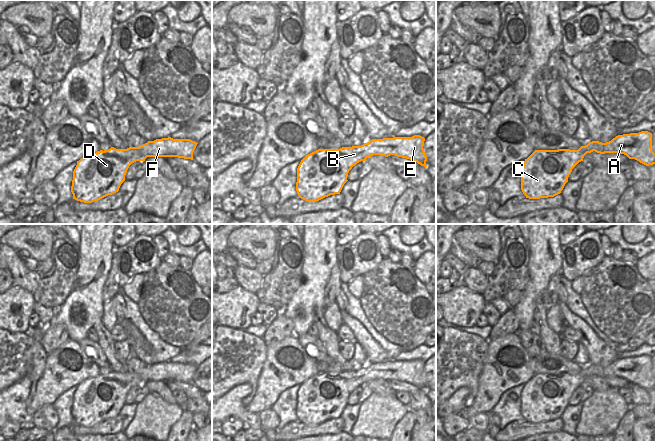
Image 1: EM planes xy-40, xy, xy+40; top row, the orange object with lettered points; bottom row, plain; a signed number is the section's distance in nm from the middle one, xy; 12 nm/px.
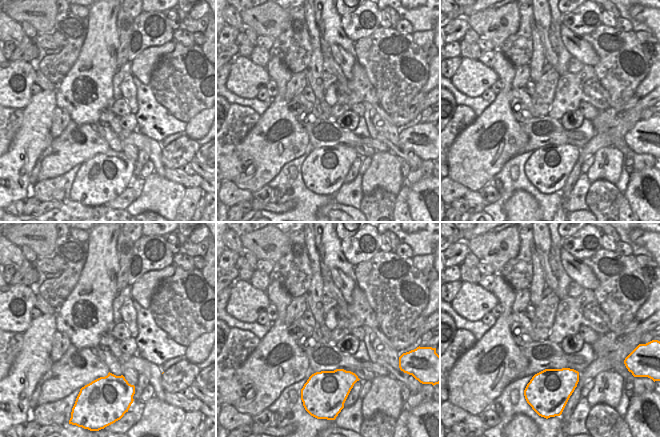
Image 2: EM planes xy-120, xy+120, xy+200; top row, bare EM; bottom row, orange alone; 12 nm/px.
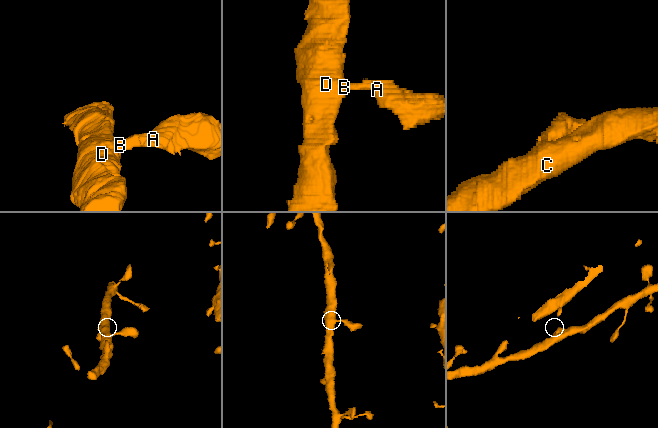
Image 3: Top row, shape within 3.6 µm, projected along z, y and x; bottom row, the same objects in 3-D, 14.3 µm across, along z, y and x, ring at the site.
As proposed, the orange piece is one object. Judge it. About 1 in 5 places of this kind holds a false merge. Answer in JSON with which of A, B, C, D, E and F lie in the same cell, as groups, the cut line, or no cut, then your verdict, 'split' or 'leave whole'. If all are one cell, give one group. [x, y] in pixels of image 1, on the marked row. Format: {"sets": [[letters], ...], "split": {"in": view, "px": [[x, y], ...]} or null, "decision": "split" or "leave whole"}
{"sets": [["A", "B", "C", "D", "E", "F"]], "split": null, "decision": "leave whole"}

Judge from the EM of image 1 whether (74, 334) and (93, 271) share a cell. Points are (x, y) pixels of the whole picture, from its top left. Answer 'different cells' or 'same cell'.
same cell

